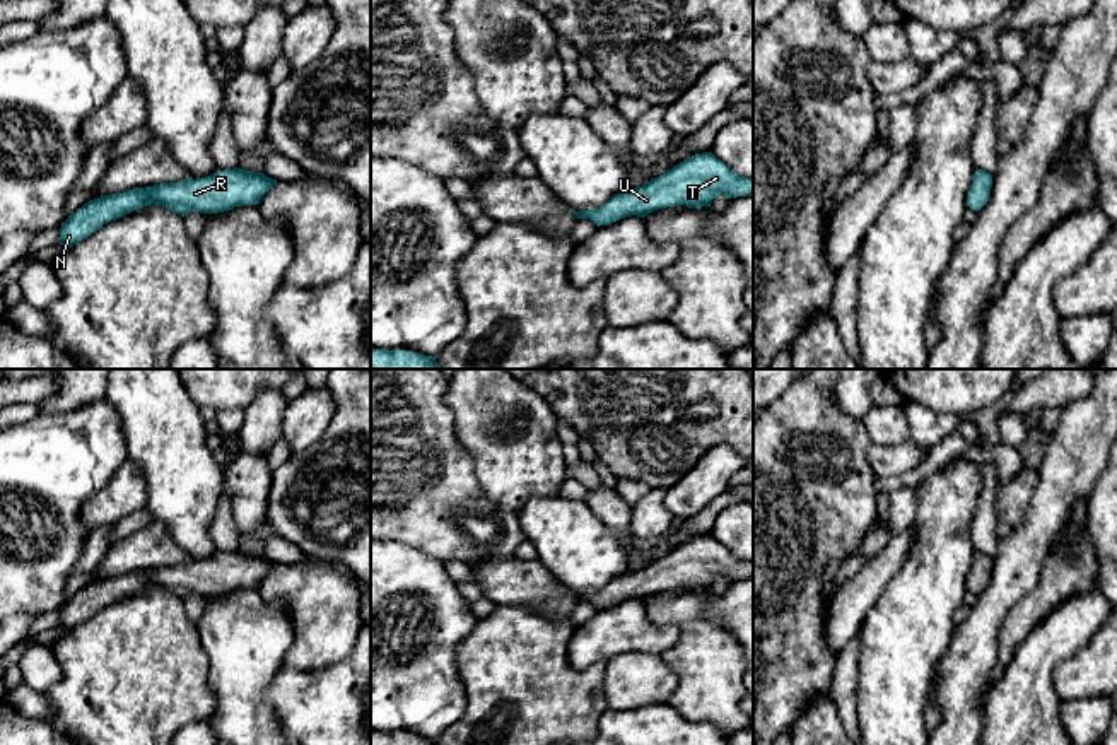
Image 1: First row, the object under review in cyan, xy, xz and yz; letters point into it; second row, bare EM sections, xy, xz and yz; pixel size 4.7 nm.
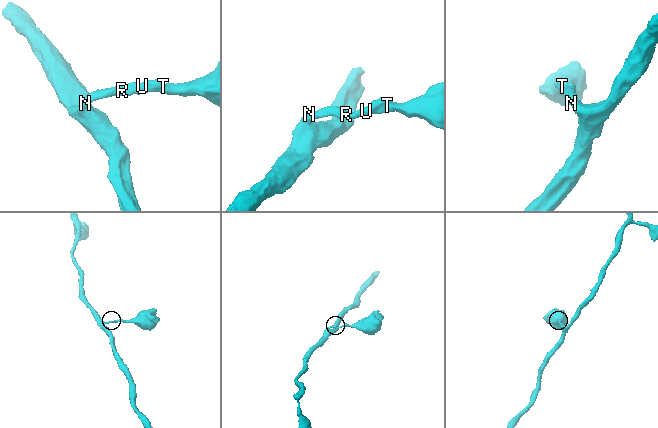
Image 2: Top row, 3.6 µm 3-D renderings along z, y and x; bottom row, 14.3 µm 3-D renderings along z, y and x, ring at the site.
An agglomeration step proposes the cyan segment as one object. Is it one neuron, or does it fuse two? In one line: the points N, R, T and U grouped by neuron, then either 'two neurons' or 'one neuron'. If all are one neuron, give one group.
groups N R T U; one neuron

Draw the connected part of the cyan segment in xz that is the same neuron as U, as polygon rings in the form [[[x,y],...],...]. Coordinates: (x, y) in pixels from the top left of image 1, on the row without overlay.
[[[702,535],[639,571],[627,571],[599,591],[579,595],[570,591],[570,595],[577,601],[589,601],[599,610],[630,598],[644,601],[654,593],[675,588],[711,590],[717,578],[726,581],[753,578],[753,562],[736,557],[712,535]]]

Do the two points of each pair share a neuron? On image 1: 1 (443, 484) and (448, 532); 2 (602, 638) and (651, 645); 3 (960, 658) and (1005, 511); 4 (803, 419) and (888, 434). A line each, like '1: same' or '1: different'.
1: same
2: same
3: different
4: different

